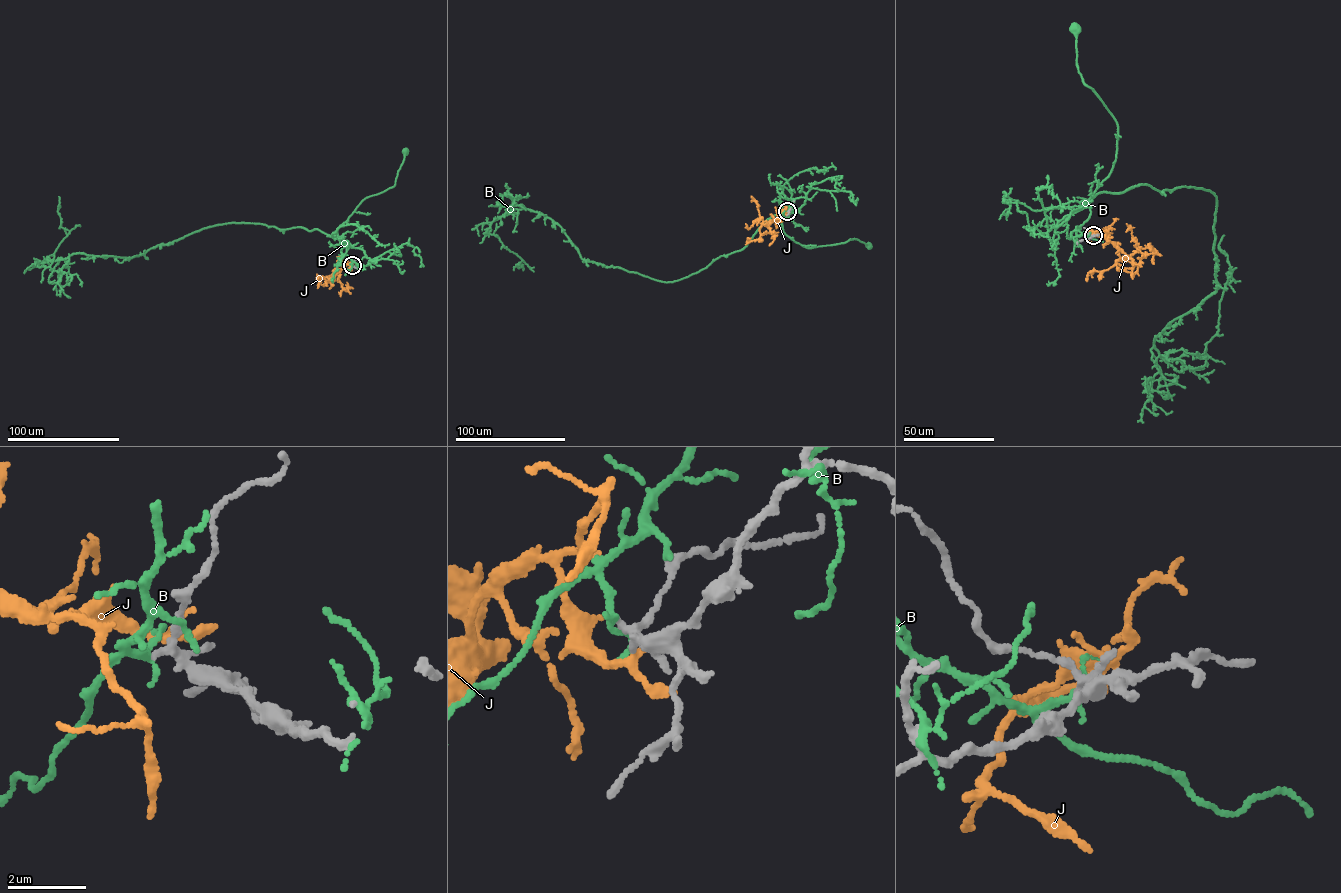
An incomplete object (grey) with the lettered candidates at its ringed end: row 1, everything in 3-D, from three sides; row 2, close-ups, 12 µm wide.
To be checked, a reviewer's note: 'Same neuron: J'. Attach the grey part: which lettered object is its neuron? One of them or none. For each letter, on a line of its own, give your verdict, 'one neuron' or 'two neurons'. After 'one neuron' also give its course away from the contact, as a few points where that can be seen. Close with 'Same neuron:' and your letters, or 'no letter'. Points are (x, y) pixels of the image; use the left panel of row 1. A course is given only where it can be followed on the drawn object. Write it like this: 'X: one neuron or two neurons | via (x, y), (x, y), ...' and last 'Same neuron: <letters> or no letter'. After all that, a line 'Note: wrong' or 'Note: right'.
B: two neurons
J: one neuron | via (352, 265), (346, 263), (332, 280), (331, 276), (321, 278), (321, 283), (324, 284)
Same neuron: J
Note: right

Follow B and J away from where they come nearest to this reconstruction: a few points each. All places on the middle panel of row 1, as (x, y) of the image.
B: (787, 210), (789, 202), (781, 210), (783, 231), (803, 246), (833, 245), (855, 238), (869, 245)
J: (787, 211), (783, 210), (775, 219), (763, 222), (759, 238), (749, 241), (748, 238), (751, 238)

